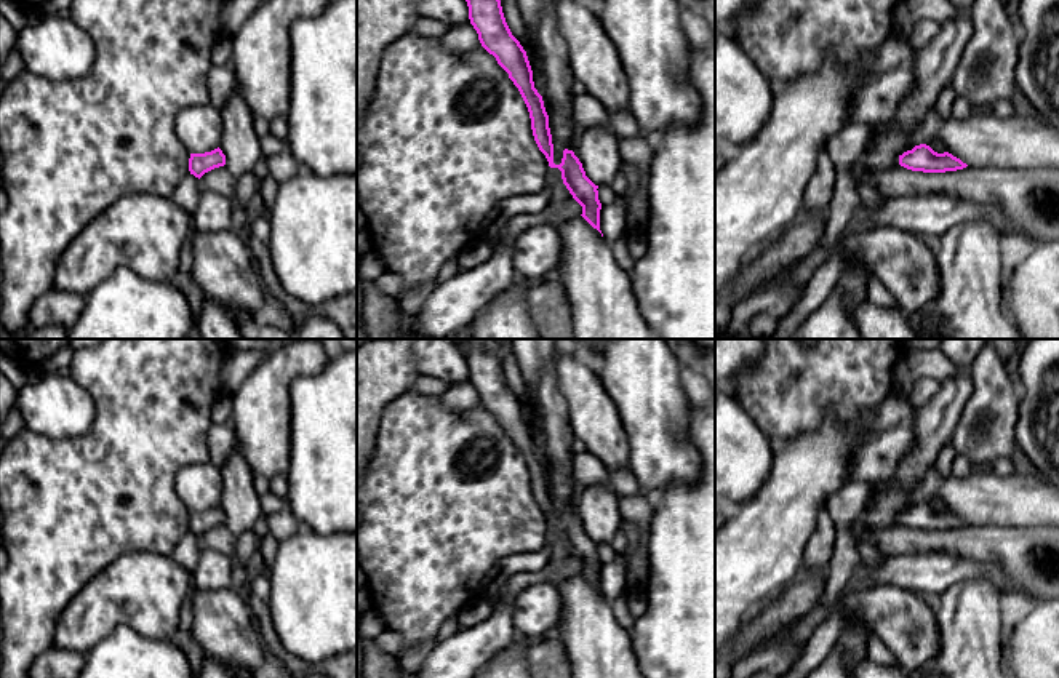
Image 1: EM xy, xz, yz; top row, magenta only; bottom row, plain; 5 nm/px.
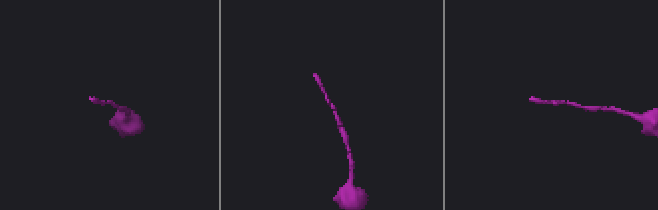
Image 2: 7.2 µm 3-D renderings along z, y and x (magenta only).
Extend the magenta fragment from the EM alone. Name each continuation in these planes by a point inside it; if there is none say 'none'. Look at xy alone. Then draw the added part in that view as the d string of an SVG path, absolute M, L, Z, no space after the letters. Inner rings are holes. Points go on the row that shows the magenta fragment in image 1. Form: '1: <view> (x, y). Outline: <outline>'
none

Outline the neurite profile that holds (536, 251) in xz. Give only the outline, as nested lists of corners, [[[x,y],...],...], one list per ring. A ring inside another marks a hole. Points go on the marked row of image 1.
[[[534,225],[514,241],[512,265],[517,275],[536,283],[557,269],[561,240],[553,225]]]

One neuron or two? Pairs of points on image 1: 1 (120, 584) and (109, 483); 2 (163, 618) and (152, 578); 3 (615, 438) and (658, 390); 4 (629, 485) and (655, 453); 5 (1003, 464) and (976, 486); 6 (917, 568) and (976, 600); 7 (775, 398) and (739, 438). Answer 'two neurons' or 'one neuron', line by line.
1: two neurons
2: one neuron
3: two neurons
4: two neurons
5: two neurons
6: two neurons
7: two neurons

